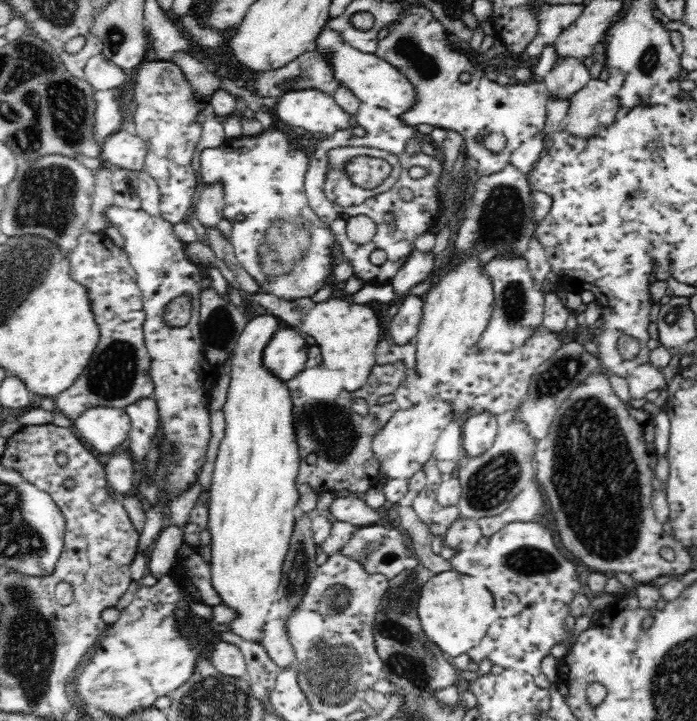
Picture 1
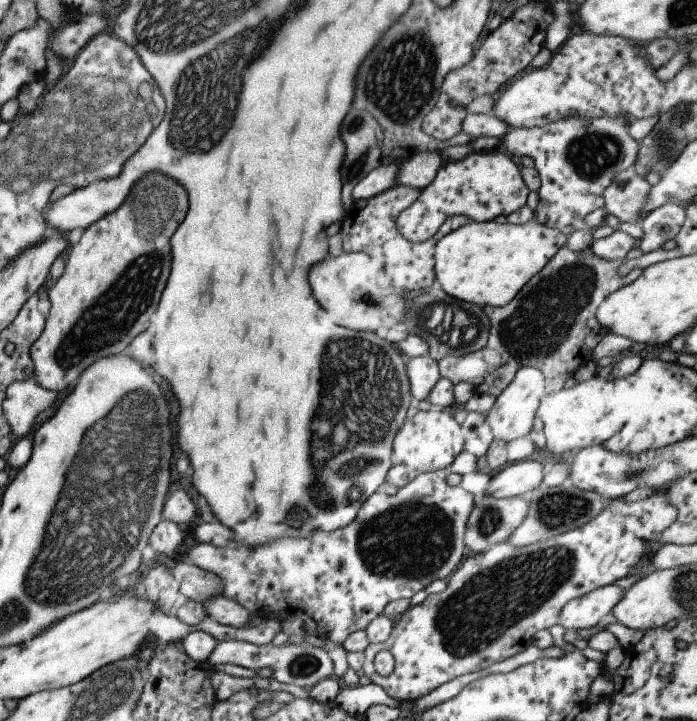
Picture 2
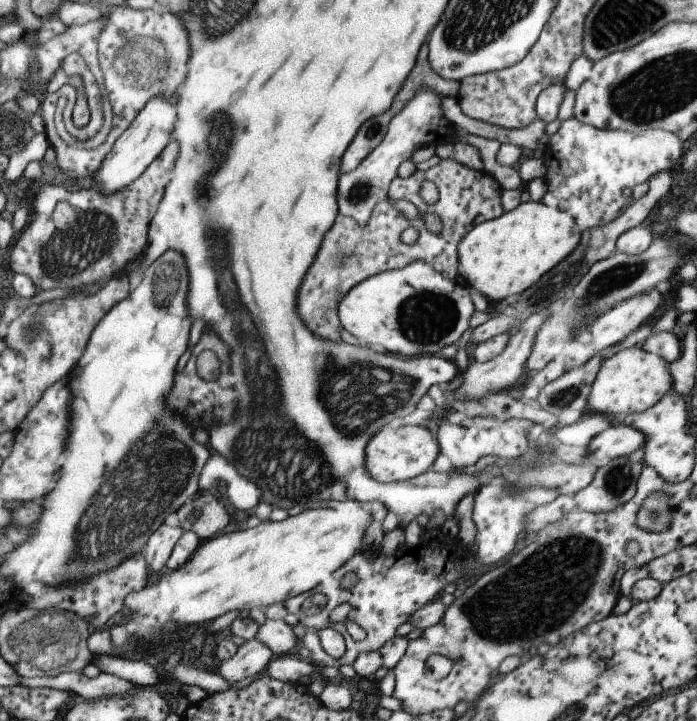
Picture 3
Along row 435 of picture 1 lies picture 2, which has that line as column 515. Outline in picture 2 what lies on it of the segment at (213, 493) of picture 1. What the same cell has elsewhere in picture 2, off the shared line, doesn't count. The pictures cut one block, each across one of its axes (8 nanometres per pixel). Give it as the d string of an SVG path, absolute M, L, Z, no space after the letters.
M535 219L524 224L470 221L458 230L448 233L434 245L435 280L446 294L462 302L481 307L502 307L508 304L520 289L548 264L549 260L554 258L558 250L566 246L567 238L560 230L540 224Z

